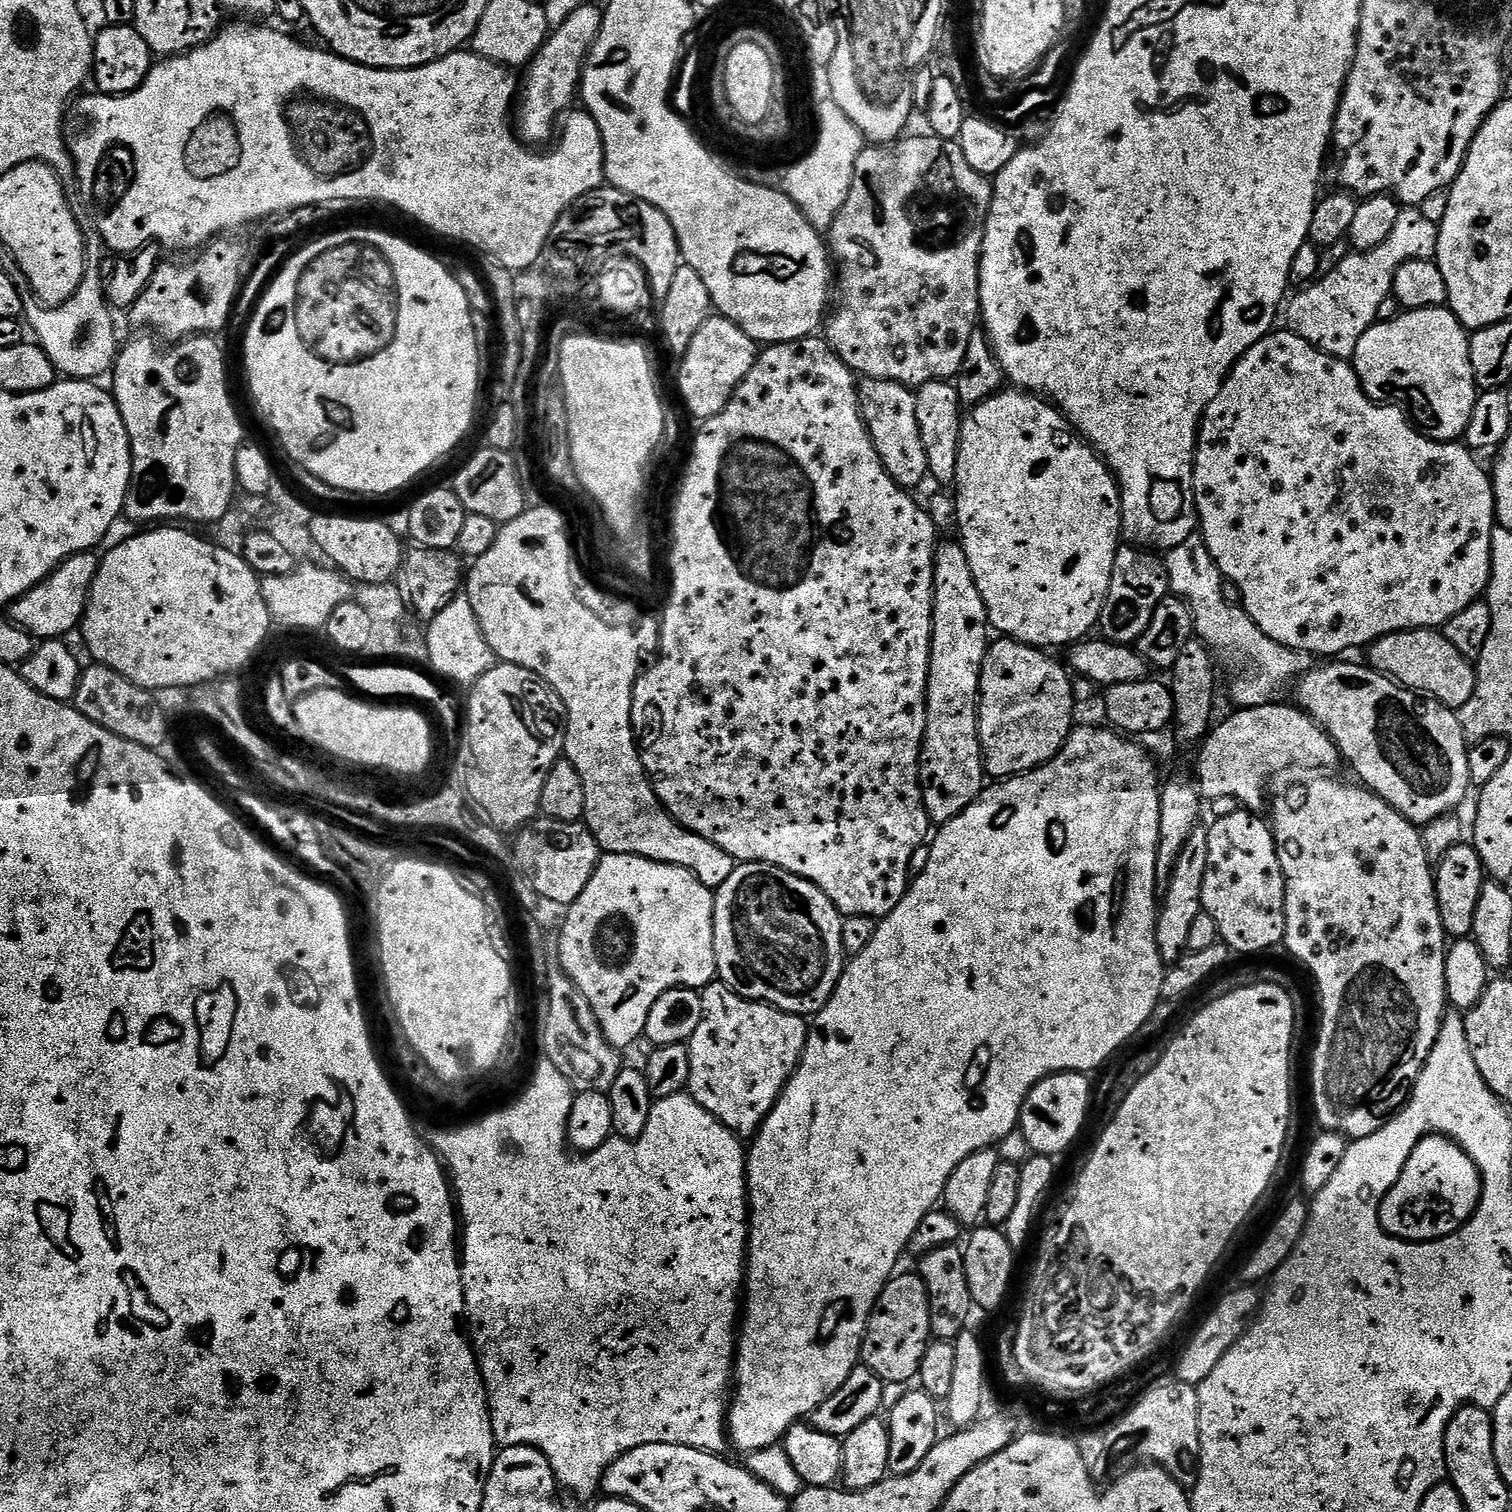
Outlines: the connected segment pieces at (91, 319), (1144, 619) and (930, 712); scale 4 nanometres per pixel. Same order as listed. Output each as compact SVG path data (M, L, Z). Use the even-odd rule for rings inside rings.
M92 272L85 273L78 290L62 306L45 308L32 302L26 308L27 327L40 335L39 347L43 348L49 362L55 366L57 373L74 380L95 381L109 371L116 363L118 343L116 344L116 328L114 312L106 299L102 276Z
M1132 546L1119 549L1112 567L1112 581L1108 587L1108 595L1104 598L1104 607L1100 609L1099 627L1104 627L1103 639L1113 643L1132 646L1140 636L1152 625L1160 601L1169 595L1168 577L1161 561L1151 560L1151 555Z
M936 549L936 569L932 583L932 645L928 663L928 691L926 693L926 727L920 750L920 789L924 795L924 809L933 825L953 820L962 810L975 804L985 787L986 761L980 746L978 731L978 697L980 695L980 668L990 643L988 611L978 594L974 574L970 574L970 562L966 562L964 549Z

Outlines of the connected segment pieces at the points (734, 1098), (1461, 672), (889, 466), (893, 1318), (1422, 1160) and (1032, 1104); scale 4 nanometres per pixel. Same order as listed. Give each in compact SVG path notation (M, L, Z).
M716 983L703 989L704 1017L687 1043L690 1074L686 1091L731 1132L748 1138L759 1132L788 1079L796 1073L810 1024L803 1016L749 1000Z
M1439 631L1396 632L1393 636L1384 636L1377 640L1367 652L1367 663L1375 671L1387 674L1397 685L1409 690L1429 692L1424 694L1445 708L1461 708L1464 703L1470 702L1475 692L1475 667L1470 663L1469 657L1463 656Z
M861 379L858 384L860 413L868 426L868 433L876 447L876 453L884 468L892 475L895 484L905 490L913 490L923 480L929 479L928 455L922 446L922 434L918 430L918 414L913 389L893 380Z
M893 1275L892 1279L884 1285L884 1291L880 1293L880 1299L868 1318L868 1325L864 1331L864 1343L860 1346L860 1360L863 1367L871 1370L885 1385L904 1384L907 1380L915 1381L920 1371L920 1359L928 1350L930 1337L932 1336L931 1314L929 1295L926 1285L919 1275L907 1276Z
M1429 1134L1414 1146L1402 1174L1384 1195L1380 1226L1397 1238L1411 1238L1416 1242L1441 1240L1472 1219L1481 1195L1480 1171L1464 1149L1446 1136Z
M1060 1072L1057 1076L1048 1076L1038 1082L1028 1092L1024 1105L1020 1108L1019 1135L1024 1135L1024 1140L1033 1149L1035 1155L1057 1158L1080 1136L1084 1123L1088 1120L1088 1099L1092 1096L1092 1084L1083 1072Z

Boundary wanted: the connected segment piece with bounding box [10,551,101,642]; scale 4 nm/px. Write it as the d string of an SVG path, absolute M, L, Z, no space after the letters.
M95 551L80 552L77 556L63 560L42 583L11 604L12 623L40 642L67 637L67 632L75 628L77 631L81 627L84 611L88 608L96 572L100 569L101 557L96 555Z

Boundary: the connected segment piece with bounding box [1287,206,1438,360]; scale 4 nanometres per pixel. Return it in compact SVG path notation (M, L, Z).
M1405 207L1394 230L1388 235L1386 242L1382 242L1382 246L1369 252L1353 251L1339 261L1341 264L1333 272L1325 271L1319 279L1305 287L1308 288L1305 292L1300 292L1293 298L1292 305L1288 308L1287 327L1306 342L1313 344L1319 352L1335 356L1337 360L1348 360L1358 346L1358 338L1362 338L1362 334L1366 334L1366 330L1377 323L1378 306L1392 291L1392 275L1408 260L1431 257L1436 250L1437 231L1438 225L1421 214L1419 207Z

